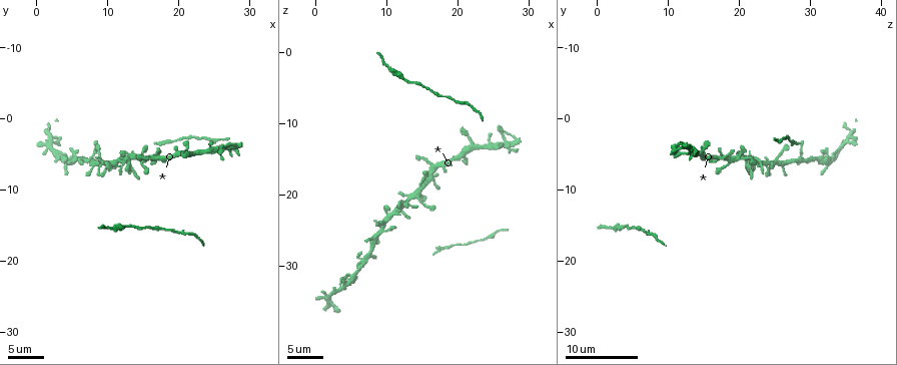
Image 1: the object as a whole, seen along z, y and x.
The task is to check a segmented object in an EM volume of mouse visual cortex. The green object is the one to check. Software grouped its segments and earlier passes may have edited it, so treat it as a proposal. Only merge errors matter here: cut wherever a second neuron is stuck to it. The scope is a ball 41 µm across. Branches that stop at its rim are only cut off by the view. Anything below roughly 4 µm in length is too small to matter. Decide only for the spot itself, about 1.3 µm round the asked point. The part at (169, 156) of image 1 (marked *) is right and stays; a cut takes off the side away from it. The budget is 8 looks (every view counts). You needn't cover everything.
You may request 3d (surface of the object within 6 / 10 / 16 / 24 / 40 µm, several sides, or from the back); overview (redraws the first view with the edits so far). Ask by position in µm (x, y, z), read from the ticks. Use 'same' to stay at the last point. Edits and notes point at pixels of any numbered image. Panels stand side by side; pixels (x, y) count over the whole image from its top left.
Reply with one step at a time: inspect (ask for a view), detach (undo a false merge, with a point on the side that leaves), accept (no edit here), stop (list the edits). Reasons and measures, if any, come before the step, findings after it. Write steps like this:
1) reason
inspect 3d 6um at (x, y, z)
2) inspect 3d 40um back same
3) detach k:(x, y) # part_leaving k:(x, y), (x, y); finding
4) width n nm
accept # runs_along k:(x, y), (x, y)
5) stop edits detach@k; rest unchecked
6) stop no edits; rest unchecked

side arm on a straight run
inspect 3d 10um at (22.0, 5.0, 12.5)

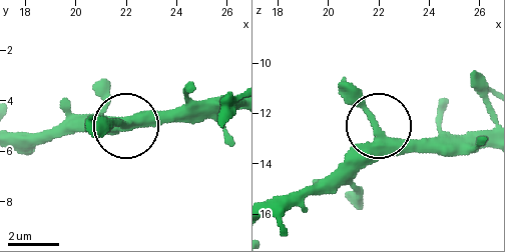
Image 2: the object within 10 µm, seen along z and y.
zoom in
inspect 3d 6um at (22.0, 4.9, 12.5)

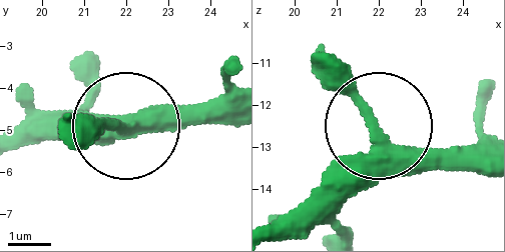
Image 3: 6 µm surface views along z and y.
accept # runs_along 3:(272, 235), (368, 138), (444, 149), (472, 167); all the same neuron

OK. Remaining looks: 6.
calibre changes
inspect 3d 10um at (19.0, 3.0, 27.0)

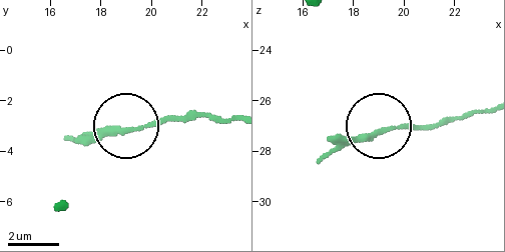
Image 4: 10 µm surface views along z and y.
width 200 nm
accept # all the same neuron

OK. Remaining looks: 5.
three-way junction
inspect 3d 6um at (4.0, 5.5, 33.0)

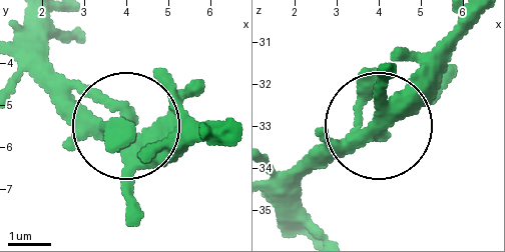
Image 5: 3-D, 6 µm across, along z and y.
accept # runs_along 5:(226, 142), (151, 138), (36, 49); all the same neuron

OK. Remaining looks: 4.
inspect 3d 10um at (14.5, 5.5, 20.5)

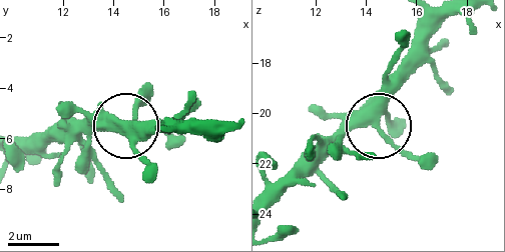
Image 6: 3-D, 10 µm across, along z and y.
arms 4
accept # one neuron here

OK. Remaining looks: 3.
stop no edits; rest unchecked

